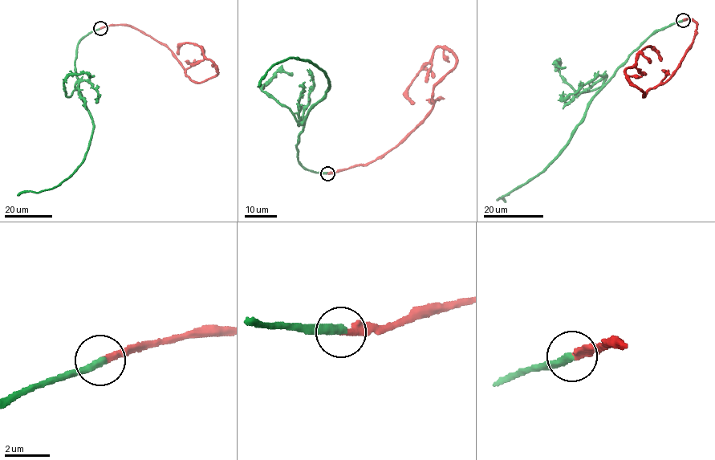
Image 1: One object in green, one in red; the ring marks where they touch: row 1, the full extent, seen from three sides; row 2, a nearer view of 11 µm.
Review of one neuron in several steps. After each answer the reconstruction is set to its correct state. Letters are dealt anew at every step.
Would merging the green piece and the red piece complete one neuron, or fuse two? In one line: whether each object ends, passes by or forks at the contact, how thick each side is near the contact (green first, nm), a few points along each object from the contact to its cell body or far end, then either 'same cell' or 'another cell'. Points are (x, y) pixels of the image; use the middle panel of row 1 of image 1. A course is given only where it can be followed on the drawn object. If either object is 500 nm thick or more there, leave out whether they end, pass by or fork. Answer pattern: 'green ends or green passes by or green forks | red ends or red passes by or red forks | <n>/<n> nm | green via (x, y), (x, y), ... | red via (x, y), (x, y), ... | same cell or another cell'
green ends | red ends | 360/260 nm | green via (327, 173), (303, 168), (296, 148), (307, 115), (331, 87), (322, 70), (308, 61), (281, 61), (259, 86) | red via (327, 173), (364, 164), (411, 132), (455, 55), (433, 51), (408, 88), (414, 103) | same cell

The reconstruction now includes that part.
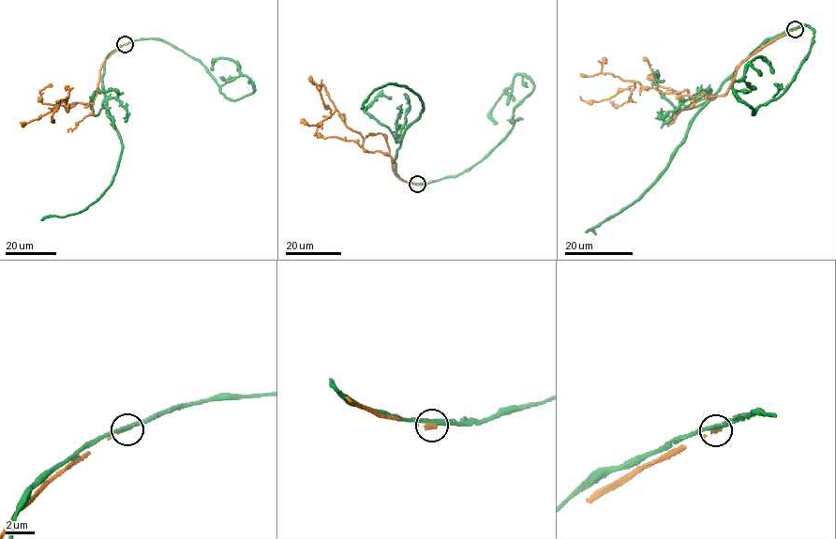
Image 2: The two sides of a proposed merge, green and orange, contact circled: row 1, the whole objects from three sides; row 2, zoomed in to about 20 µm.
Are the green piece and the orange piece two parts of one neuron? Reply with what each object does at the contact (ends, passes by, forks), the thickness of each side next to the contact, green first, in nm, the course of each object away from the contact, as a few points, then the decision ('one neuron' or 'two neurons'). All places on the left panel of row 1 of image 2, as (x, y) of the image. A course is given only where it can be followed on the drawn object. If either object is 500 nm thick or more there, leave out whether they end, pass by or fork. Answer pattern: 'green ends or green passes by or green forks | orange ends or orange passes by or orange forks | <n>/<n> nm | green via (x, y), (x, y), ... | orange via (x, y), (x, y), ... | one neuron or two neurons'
green passes by | orange ends | 300/240 nm | green via (125, 44), (108, 54), (102, 76), (109, 114), (122, 145), (110, 186), (79, 213), (41, 220) | orange via (125, 45), (105, 59), (91, 102), (69, 107), (75, 103), (67, 107), (63, 101), (24, 125), (21, 122) | two neurons

